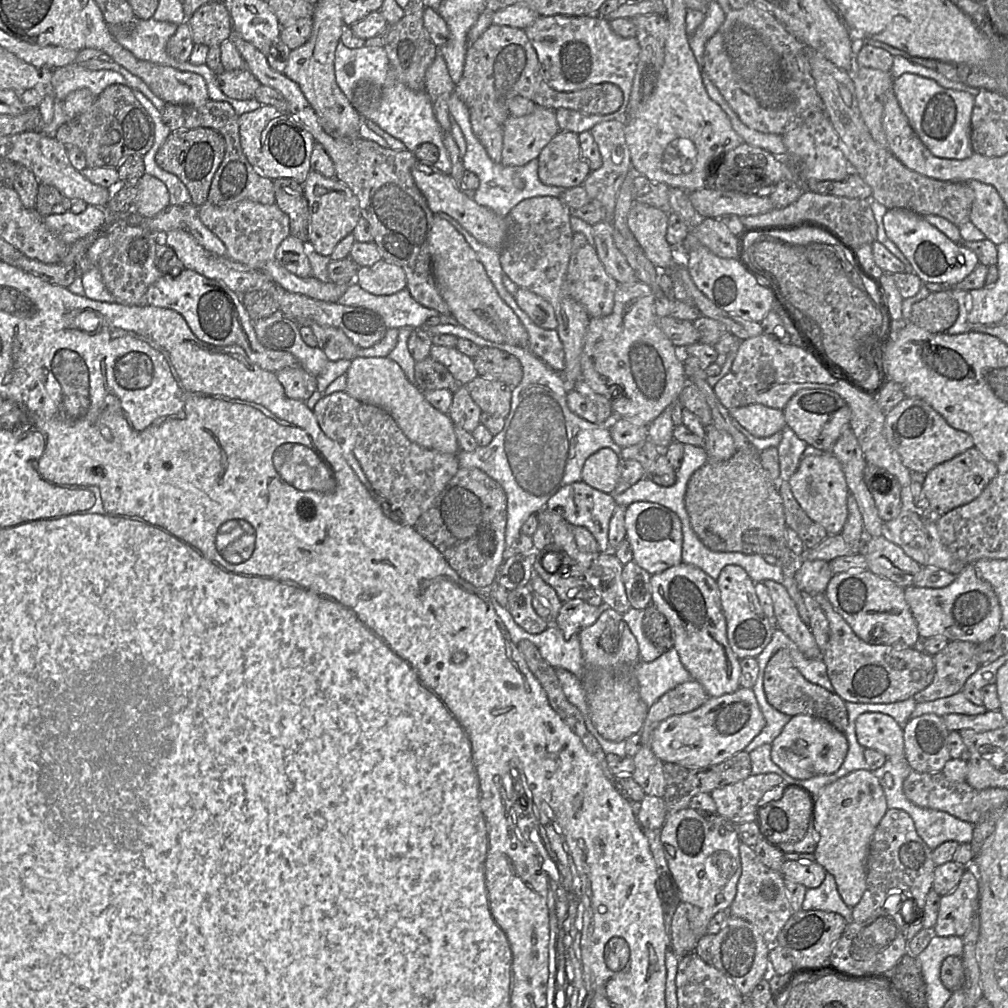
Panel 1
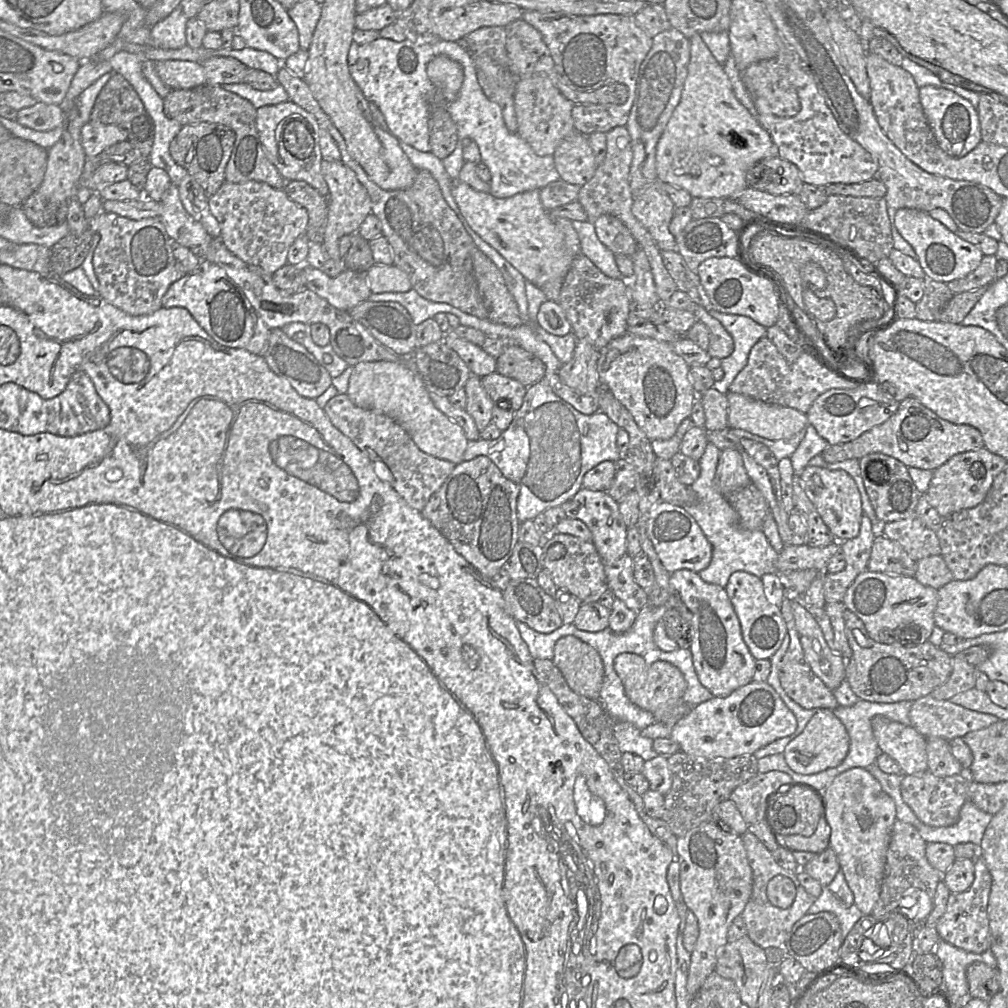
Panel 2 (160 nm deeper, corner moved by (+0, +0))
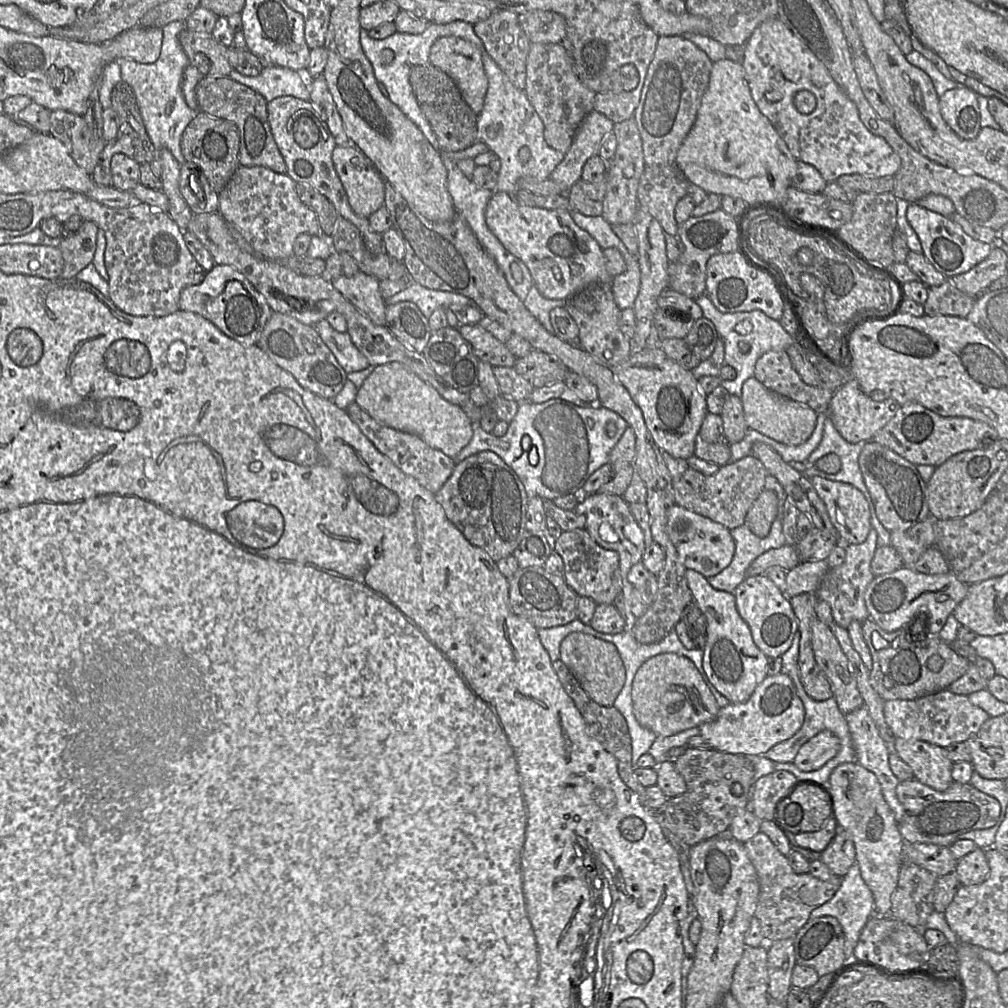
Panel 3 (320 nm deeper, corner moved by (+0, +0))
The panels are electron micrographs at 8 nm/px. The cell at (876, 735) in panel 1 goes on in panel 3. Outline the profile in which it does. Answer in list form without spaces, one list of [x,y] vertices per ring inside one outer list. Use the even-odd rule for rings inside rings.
[[[895,738],[891,751],[911,768],[914,779],[922,784],[937,791],[944,791],[953,784],[951,776],[953,762],[947,758],[944,748],[924,741],[907,741]]]

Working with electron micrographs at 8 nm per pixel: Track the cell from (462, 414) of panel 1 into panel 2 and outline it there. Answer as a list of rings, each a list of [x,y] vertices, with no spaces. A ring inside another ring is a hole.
[[[470,374],[464,386],[466,392],[466,412],[474,419],[479,431],[482,431],[490,422],[492,409],[495,403],[490,399],[481,384],[481,377]]]

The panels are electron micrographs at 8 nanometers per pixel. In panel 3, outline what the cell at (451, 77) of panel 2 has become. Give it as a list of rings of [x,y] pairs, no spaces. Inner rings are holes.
[[[445,36],[434,42],[429,60],[454,80],[466,103],[480,113],[488,89],[480,50],[465,39]]]

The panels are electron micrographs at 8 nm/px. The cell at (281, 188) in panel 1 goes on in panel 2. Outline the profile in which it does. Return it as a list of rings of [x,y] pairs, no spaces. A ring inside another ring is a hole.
[[[286,181],[284,191],[290,200],[306,209],[308,222],[305,235],[309,243],[322,244],[328,218],[328,200],[308,183]]]

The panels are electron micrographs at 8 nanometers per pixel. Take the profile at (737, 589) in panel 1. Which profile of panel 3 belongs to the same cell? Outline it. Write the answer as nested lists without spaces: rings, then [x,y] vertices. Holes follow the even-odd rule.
[[[764,574],[746,577],[733,595],[741,618],[748,624],[755,645],[770,659],[781,657],[798,632],[798,621],[788,598]]]

